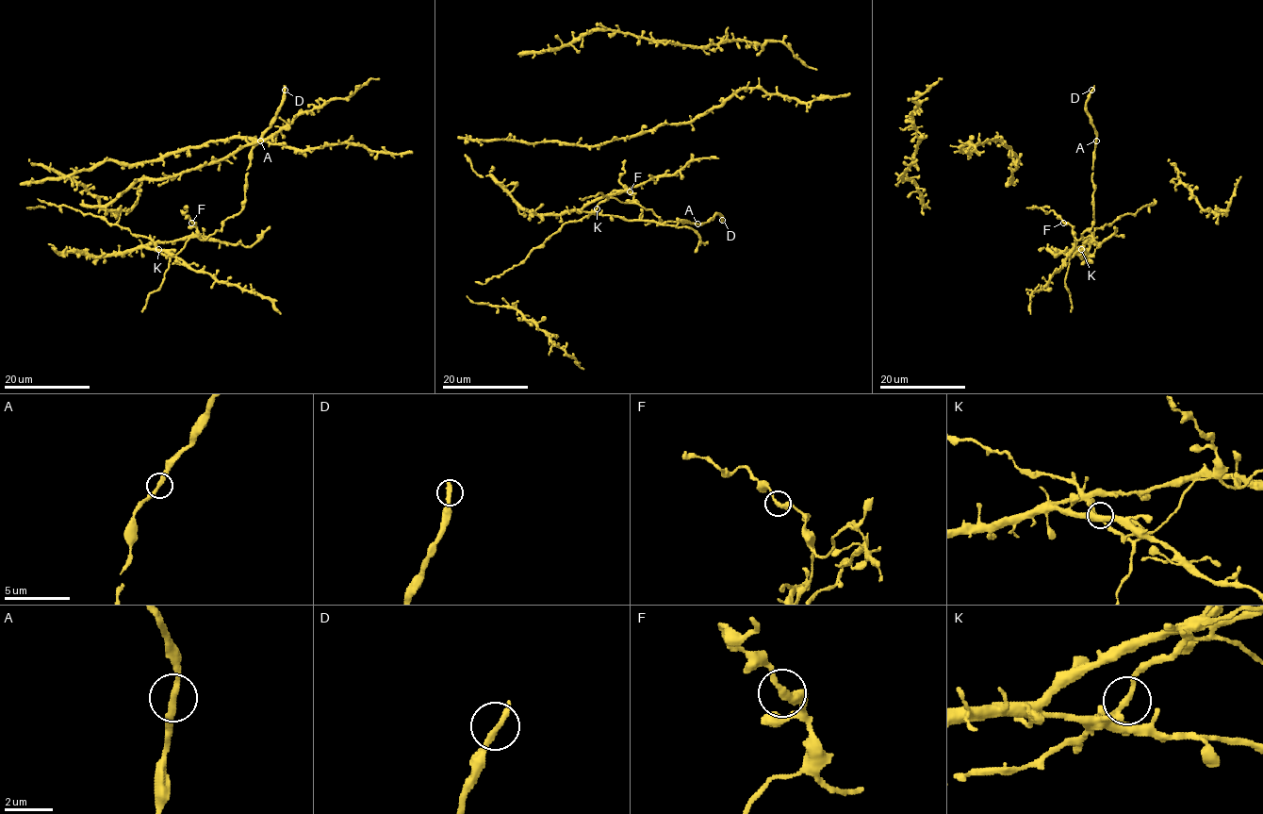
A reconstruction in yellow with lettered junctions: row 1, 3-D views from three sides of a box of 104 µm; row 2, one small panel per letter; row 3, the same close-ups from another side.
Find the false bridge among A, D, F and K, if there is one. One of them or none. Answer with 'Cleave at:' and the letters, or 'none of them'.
Cleave at: none of them

